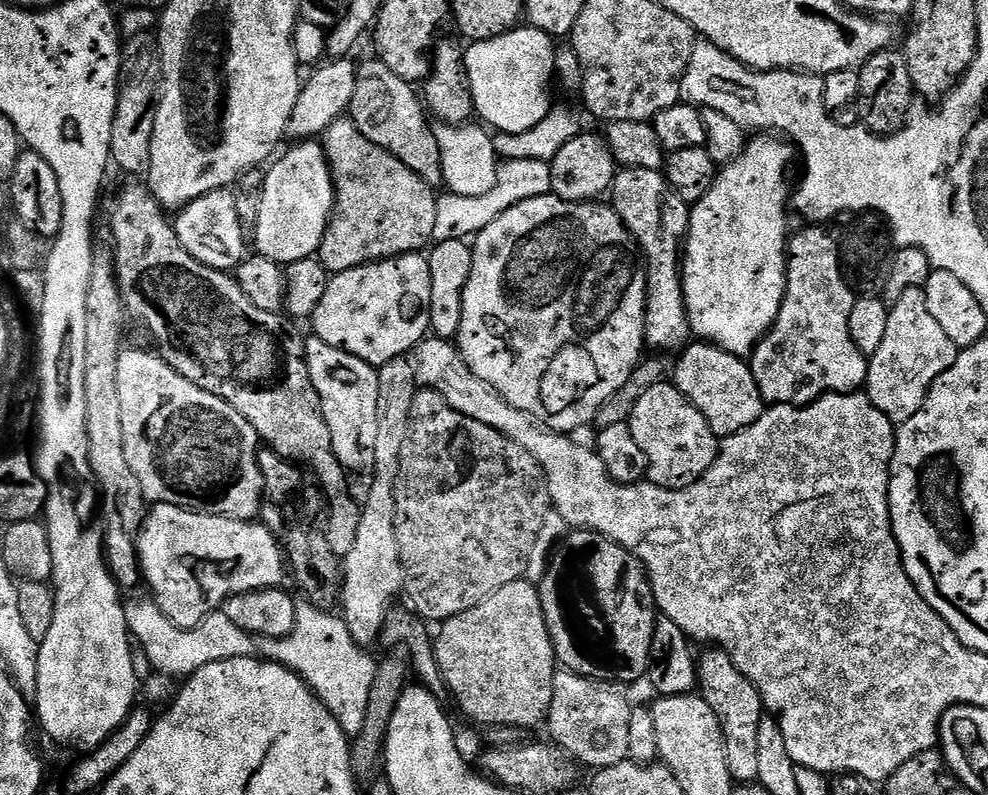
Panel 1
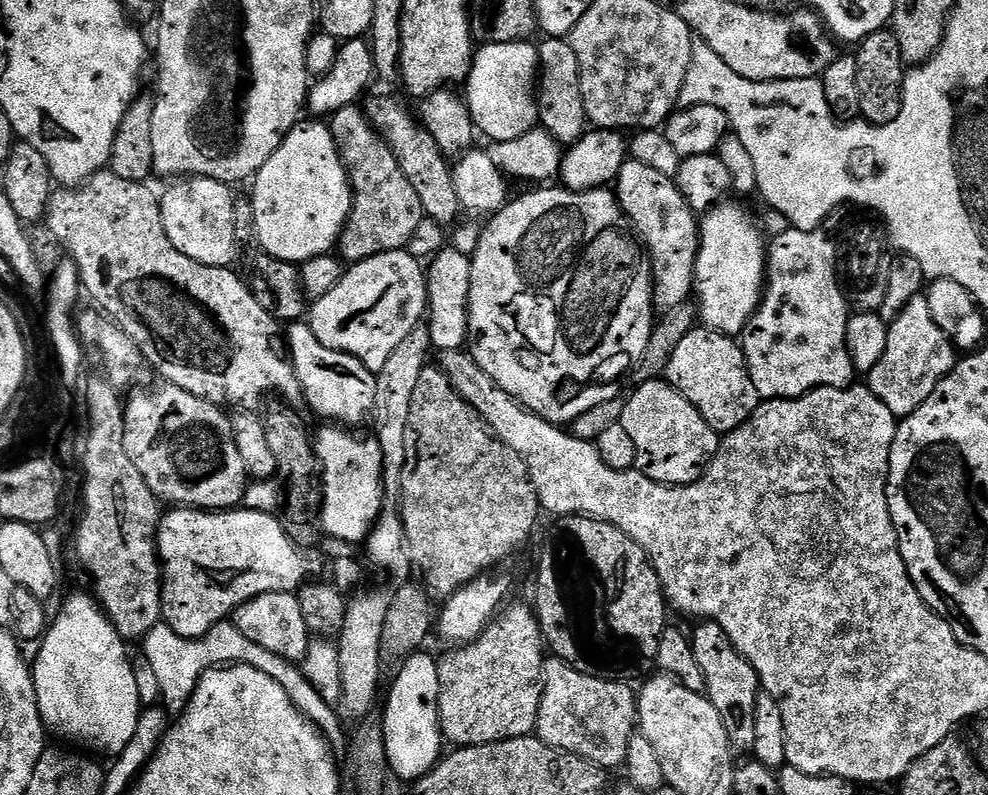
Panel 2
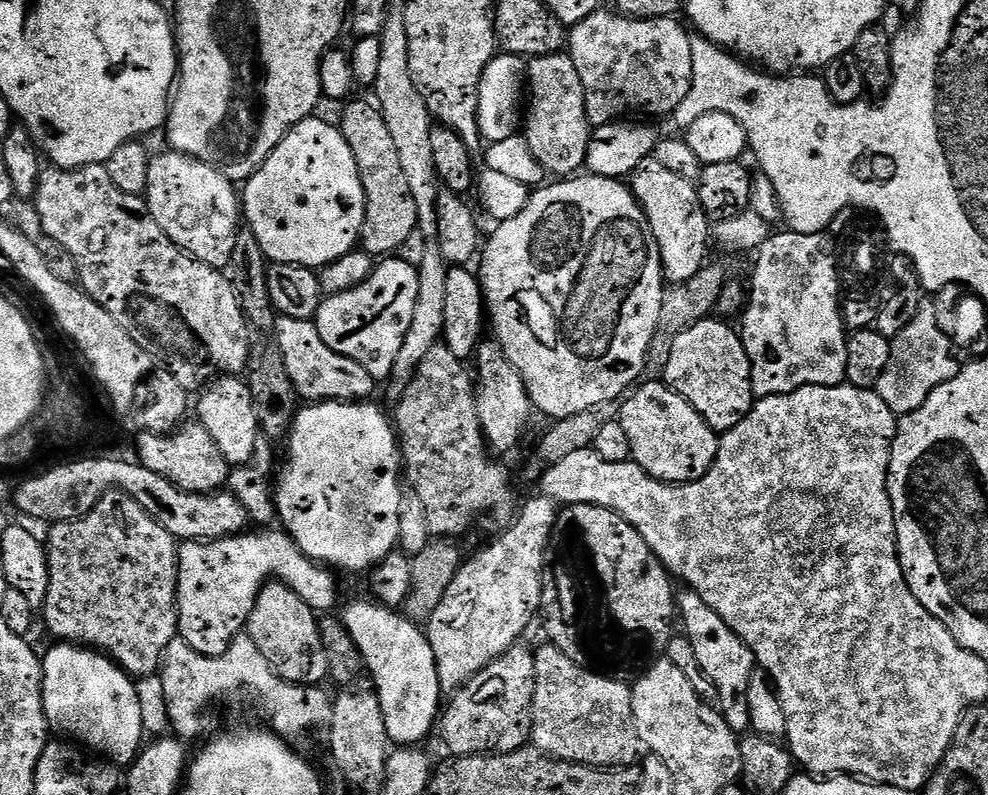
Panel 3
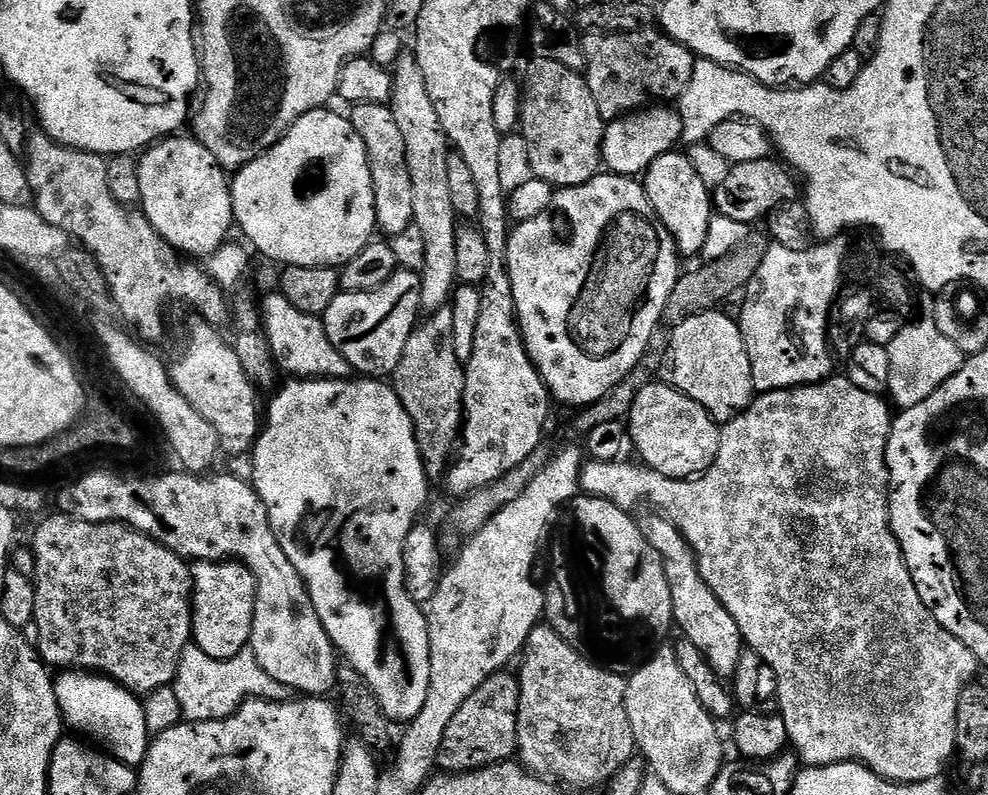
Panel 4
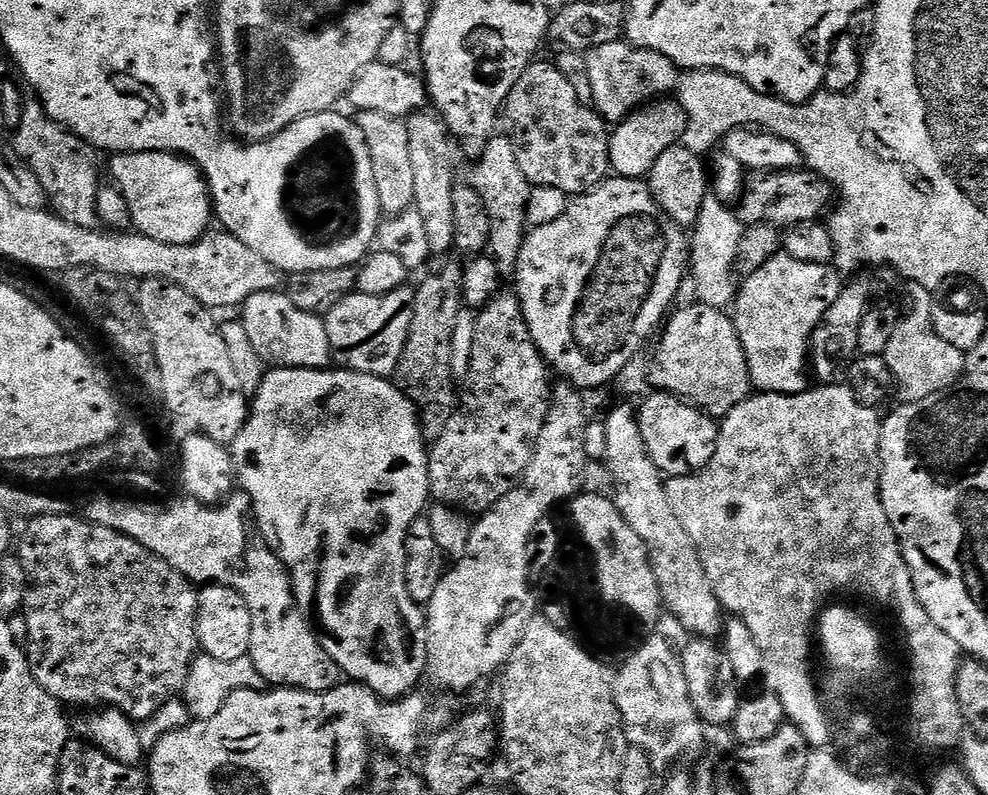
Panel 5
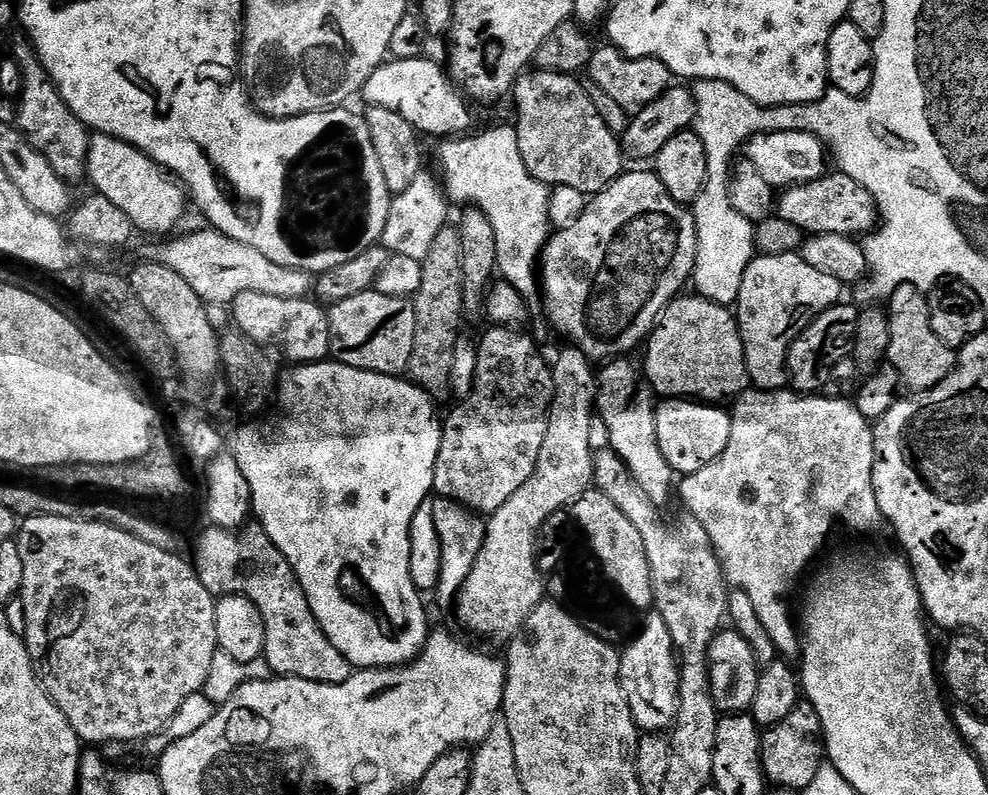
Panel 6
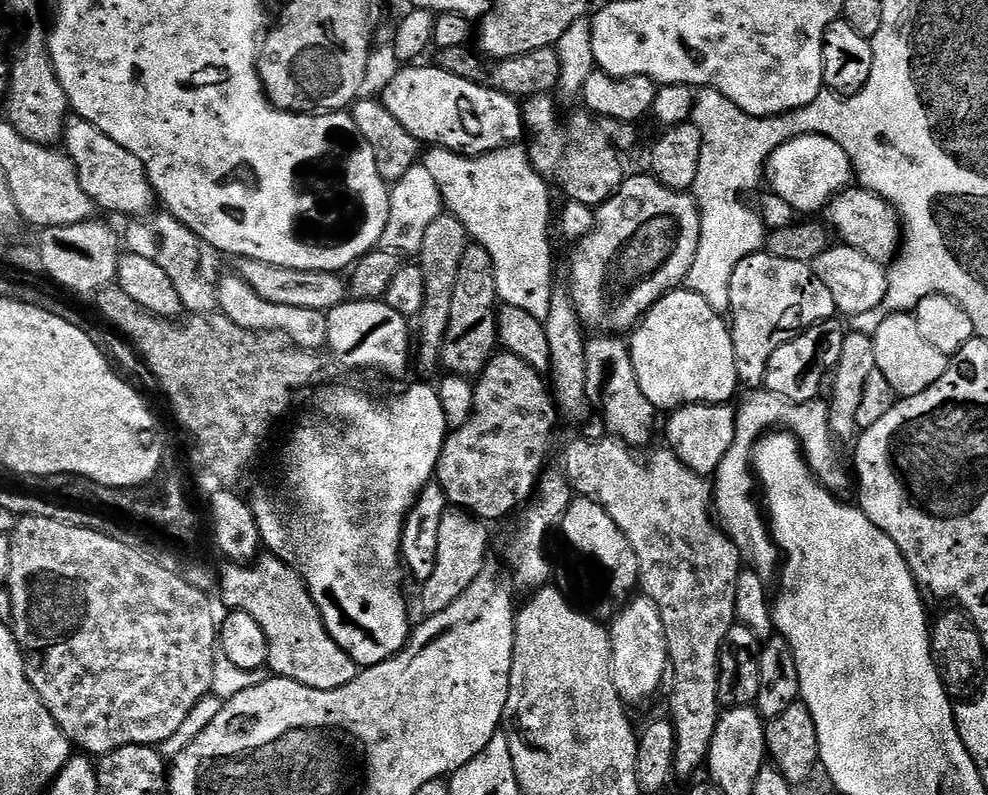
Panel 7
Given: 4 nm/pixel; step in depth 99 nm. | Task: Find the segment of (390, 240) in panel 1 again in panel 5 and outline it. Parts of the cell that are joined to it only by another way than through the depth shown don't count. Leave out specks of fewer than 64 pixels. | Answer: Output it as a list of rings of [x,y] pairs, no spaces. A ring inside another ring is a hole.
[[[363,112],[358,116],[366,146],[370,146],[370,158],[374,162],[374,176],[378,186],[380,211],[385,217],[400,216],[415,205],[414,165],[410,158],[410,134],[401,117],[380,112]]]

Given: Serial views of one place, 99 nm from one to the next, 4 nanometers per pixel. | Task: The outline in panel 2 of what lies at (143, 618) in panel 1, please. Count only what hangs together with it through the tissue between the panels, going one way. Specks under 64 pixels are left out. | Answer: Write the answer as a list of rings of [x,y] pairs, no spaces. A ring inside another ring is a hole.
[[[161,622],[156,625],[154,630],[150,630],[148,636],[144,637],[142,647],[144,647],[145,657],[135,657],[132,660],[132,669],[138,687],[139,700],[143,707],[157,705],[158,698],[161,696],[164,699],[163,707],[169,713],[179,714],[187,708],[202,674],[206,674],[212,668],[245,664],[251,668],[262,670],[262,674],[274,678],[274,682],[278,682],[278,686],[282,686],[282,690],[286,690],[286,694],[290,694],[296,709],[323,733],[335,758],[342,760],[347,757],[348,736],[344,734],[342,728],[344,724],[337,709],[325,702],[325,699],[318,694],[318,690],[304,677],[303,671],[295,663],[278,658],[274,654],[270,654],[268,650],[262,650],[262,646],[258,646],[258,642],[250,642],[250,638],[246,638],[246,634],[242,634],[242,630],[238,630],[238,626],[234,626],[231,622],[225,622],[212,628],[200,640],[182,638],[174,629]]]

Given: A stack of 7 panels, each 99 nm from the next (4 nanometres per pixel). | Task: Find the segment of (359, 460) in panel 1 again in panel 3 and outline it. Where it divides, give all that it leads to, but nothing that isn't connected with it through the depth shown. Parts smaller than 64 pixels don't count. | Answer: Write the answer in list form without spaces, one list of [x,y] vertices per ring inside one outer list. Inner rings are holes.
[[[280,316],[274,329],[274,339],[284,359],[286,374],[290,374],[290,382],[294,382],[296,387],[297,397],[304,399],[305,396],[305,401],[343,400],[345,402],[364,402],[371,397],[368,395],[375,388],[378,388],[377,381],[373,380],[370,374],[366,374],[366,370],[362,370],[362,366],[358,366],[358,362],[354,362],[354,358],[346,358],[342,354],[330,350],[330,346],[326,346],[326,342],[322,342],[322,334],[318,334],[316,325],[312,320]]]

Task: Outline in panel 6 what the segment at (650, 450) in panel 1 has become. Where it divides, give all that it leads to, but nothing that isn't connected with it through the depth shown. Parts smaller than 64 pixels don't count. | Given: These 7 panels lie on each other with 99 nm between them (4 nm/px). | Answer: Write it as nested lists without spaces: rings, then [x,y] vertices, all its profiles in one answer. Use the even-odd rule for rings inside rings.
[[[668,398],[663,403],[656,408],[654,430],[658,450],[662,452],[662,458],[666,458],[673,473],[681,477],[689,476],[724,453],[730,440],[732,417],[727,411],[720,409],[723,407],[697,402],[691,398]]]

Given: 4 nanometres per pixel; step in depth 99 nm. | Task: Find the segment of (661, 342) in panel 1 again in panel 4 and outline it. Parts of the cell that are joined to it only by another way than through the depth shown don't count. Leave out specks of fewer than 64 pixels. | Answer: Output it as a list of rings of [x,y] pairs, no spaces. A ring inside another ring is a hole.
[[[678,151],[665,152],[654,161],[643,173],[642,183],[646,198],[655,210],[656,217],[660,219],[660,224],[666,226],[666,230],[674,238],[677,253],[684,258],[699,257],[704,251],[706,230],[714,215],[712,194],[706,182],[698,178],[694,166],[690,166],[688,156],[683,151]]]

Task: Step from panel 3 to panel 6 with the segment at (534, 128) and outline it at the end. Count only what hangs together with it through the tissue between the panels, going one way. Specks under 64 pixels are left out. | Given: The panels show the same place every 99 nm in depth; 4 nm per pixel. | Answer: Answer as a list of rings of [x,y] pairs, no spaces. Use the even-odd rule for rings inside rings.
[[[535,69],[524,73],[516,81],[516,84],[512,91],[512,99],[514,98],[514,104],[516,106],[516,118],[518,122],[515,121],[514,127],[516,129],[518,148],[520,148],[520,154],[522,155],[522,160],[528,168],[528,172],[533,176],[533,178],[550,188],[555,188],[557,186],[564,186],[570,188],[576,188],[578,192],[584,194],[585,196],[596,196],[599,195],[600,191],[604,188],[610,188],[617,177],[623,175],[624,162],[626,163],[625,153],[622,151],[622,144],[619,137],[610,130],[607,122],[604,120],[601,112],[598,110],[596,103],[597,101],[586,94],[583,85],[577,80],[573,75],[569,73],[554,72],[554,71],[542,71],[540,69]]]

